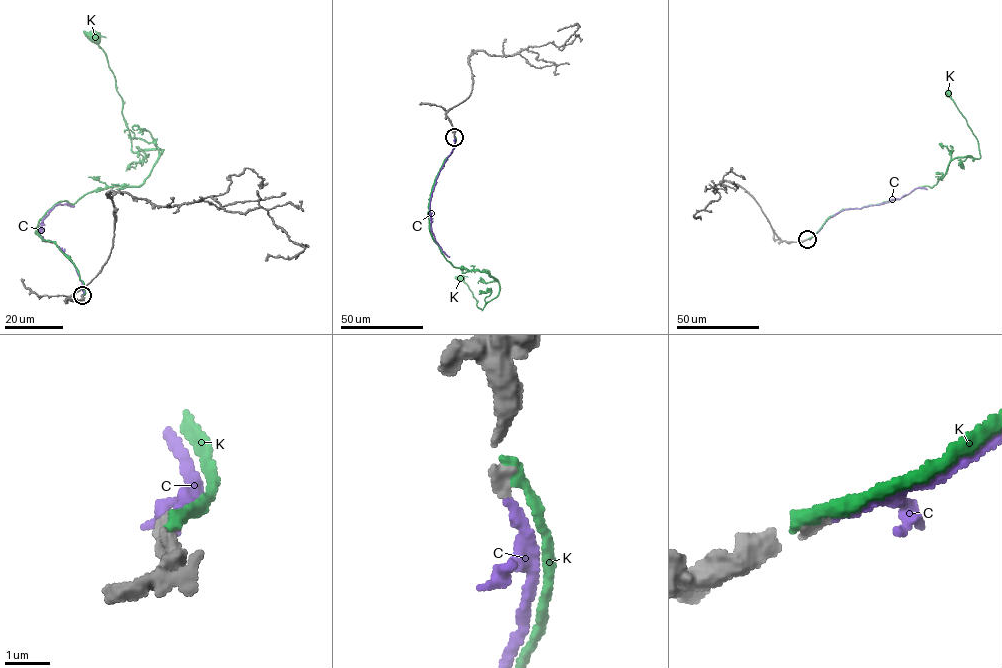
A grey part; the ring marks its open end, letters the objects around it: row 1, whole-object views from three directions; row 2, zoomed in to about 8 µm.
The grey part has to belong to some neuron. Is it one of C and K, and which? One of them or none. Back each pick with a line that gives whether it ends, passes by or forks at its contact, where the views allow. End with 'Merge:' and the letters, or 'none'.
C: it ends
Merge: C

